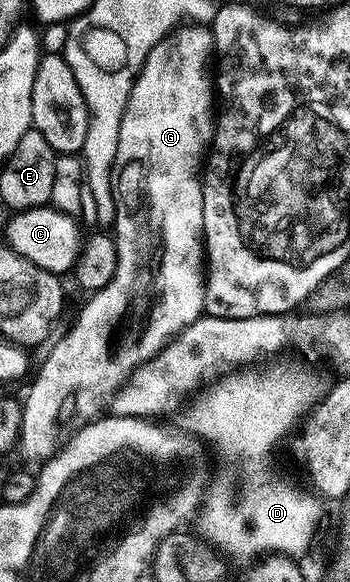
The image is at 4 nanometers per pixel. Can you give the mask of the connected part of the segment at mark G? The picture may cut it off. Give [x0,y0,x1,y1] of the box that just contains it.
[19,24,215,463]

